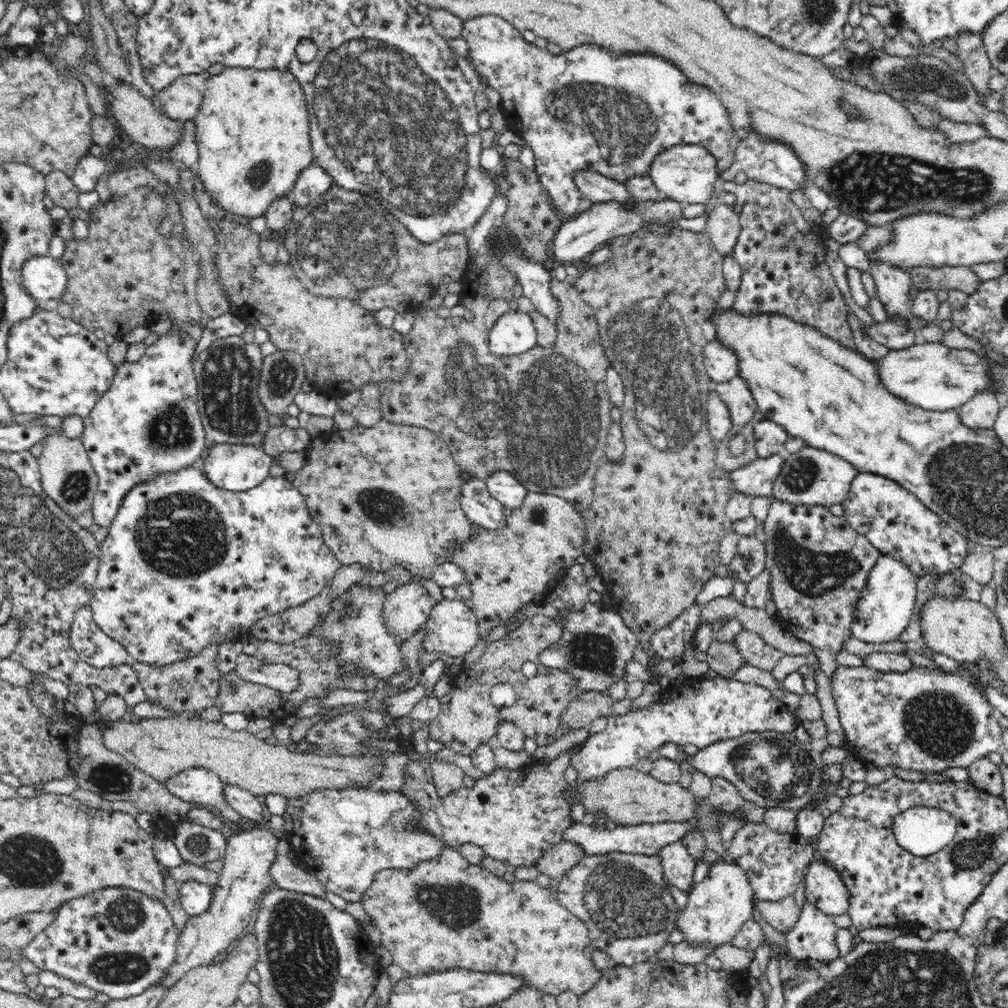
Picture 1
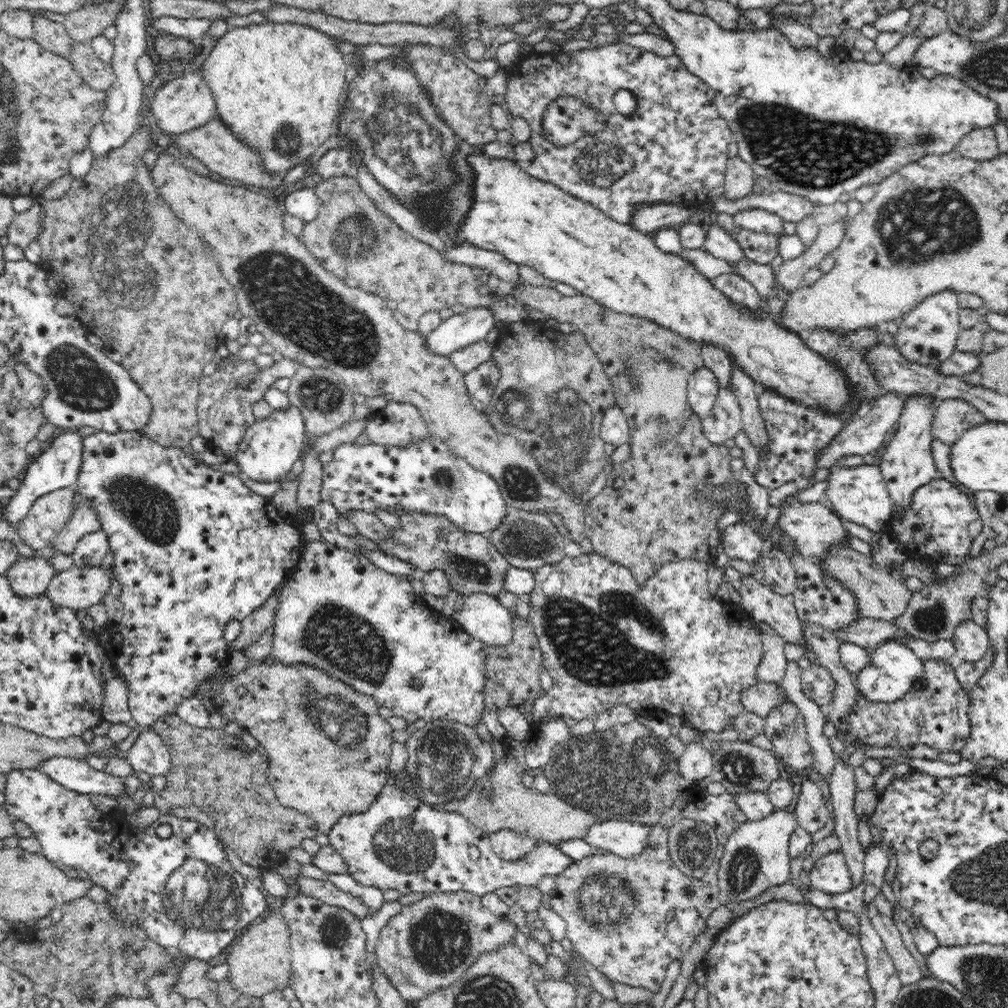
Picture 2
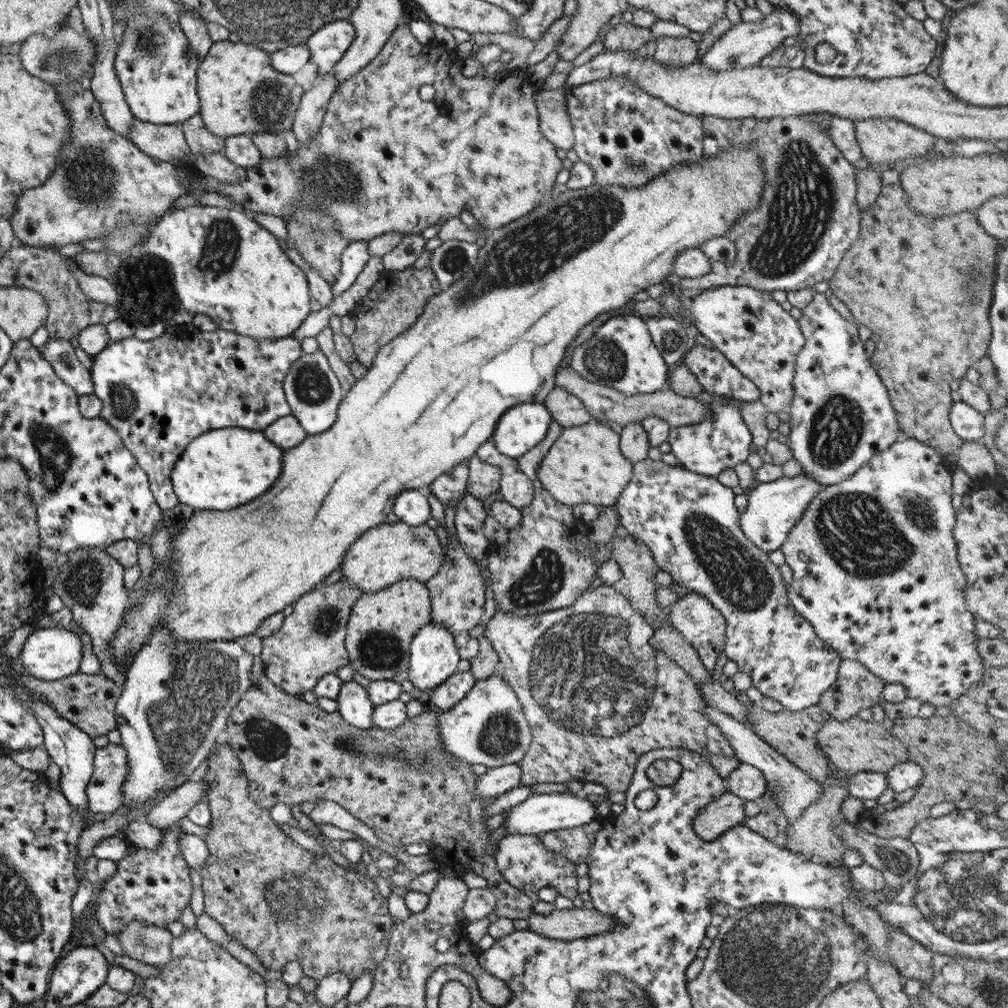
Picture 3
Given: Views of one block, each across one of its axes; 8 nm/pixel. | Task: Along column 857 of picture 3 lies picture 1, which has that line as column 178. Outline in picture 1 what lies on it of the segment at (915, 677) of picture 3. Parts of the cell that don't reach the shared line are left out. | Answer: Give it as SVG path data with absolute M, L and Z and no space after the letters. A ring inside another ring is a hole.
M190 466L169 473L156 473L151 479L131 486L122 497L112 525L108 528L108 536L99 546L99 567L90 607L98 628L106 636L119 642L127 650L132 661L162 669L176 662L194 658L210 644L219 646L226 641L240 640L242 636L248 634L250 627L257 620L306 603L325 589L341 565L325 545L320 526L310 514L304 497L294 484L286 479L286 476L270 475L264 482L250 490L234 492L214 485L206 477L206 471Z

